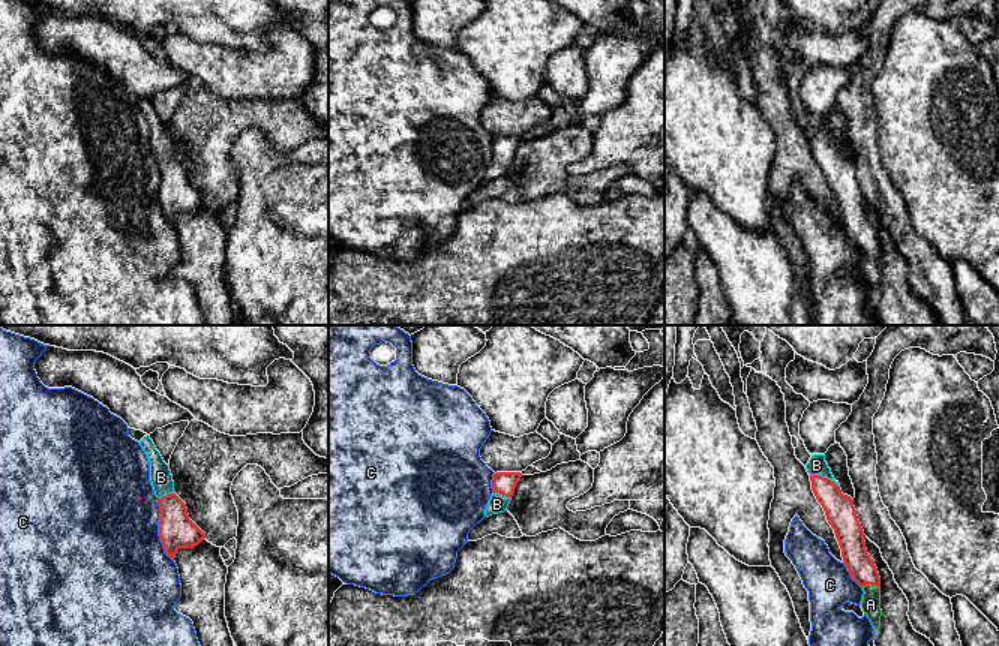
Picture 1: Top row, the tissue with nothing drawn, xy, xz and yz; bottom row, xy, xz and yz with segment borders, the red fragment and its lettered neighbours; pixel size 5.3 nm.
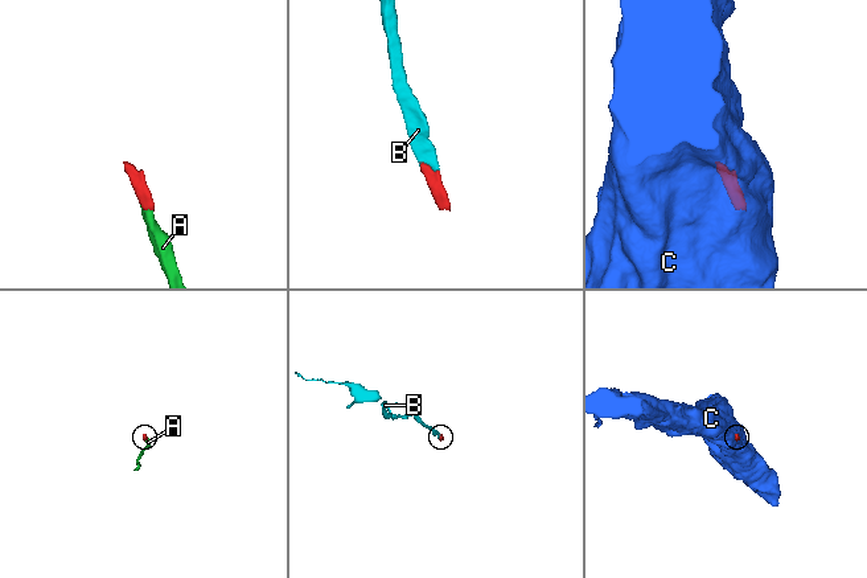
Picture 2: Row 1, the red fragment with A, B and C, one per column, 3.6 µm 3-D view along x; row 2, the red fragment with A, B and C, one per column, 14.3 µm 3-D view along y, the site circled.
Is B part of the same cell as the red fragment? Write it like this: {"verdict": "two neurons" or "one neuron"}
{"verdict": "one neuron"}

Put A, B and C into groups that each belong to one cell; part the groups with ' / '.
A B / C

